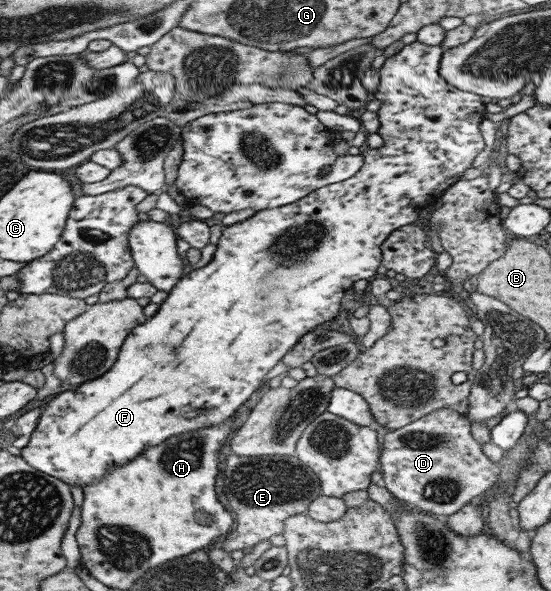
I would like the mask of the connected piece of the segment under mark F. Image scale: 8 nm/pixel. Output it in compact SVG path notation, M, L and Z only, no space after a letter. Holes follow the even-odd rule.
M415 40L404 45L399 52L391 57L385 58L378 70L380 78L377 89L372 93L372 97L381 103L376 111L379 120L376 133L383 140L381 147L373 149L367 147L362 155L363 165L350 178L320 187L294 203L274 209L260 210L244 221L223 228L209 263L200 269L187 273L177 281L167 297L159 304L157 311L130 331L123 341L113 365L103 375L72 388L59 390L58 395L45 404L28 442L20 448L21 459L24 459L25 463L31 465L33 469L59 479L67 486L75 485L83 488L87 485L97 484L104 475L107 475L109 469L121 467L123 463L130 462L131 459L146 451L147 447L155 447L161 441L165 441L173 435L179 435L179 433L187 433L187 431L201 427L211 427L211 425L223 423L249 399L249 395L255 389L265 386L263 377L267 375L267 371L271 367L275 367L279 363L279 359L287 351L290 351L291 347L294 347L303 335L309 333L313 327L328 324L329 320L338 314L339 301L345 295L345 291L351 288L351 284L360 279L368 280L376 275L376 269L379 267L381 259L379 247L389 236L389 233L403 225L419 223L424 208L441 199L443 191L459 180L463 171L471 167L475 155L483 149L483 139L477 125L484 117L484 104L481 102L480 96L455 89L439 75L439 60L443 52L441 46L427 46ZM293 235L295 235L295 247L293 245L283 247L283 245L287 245L285 241L293 239Z

